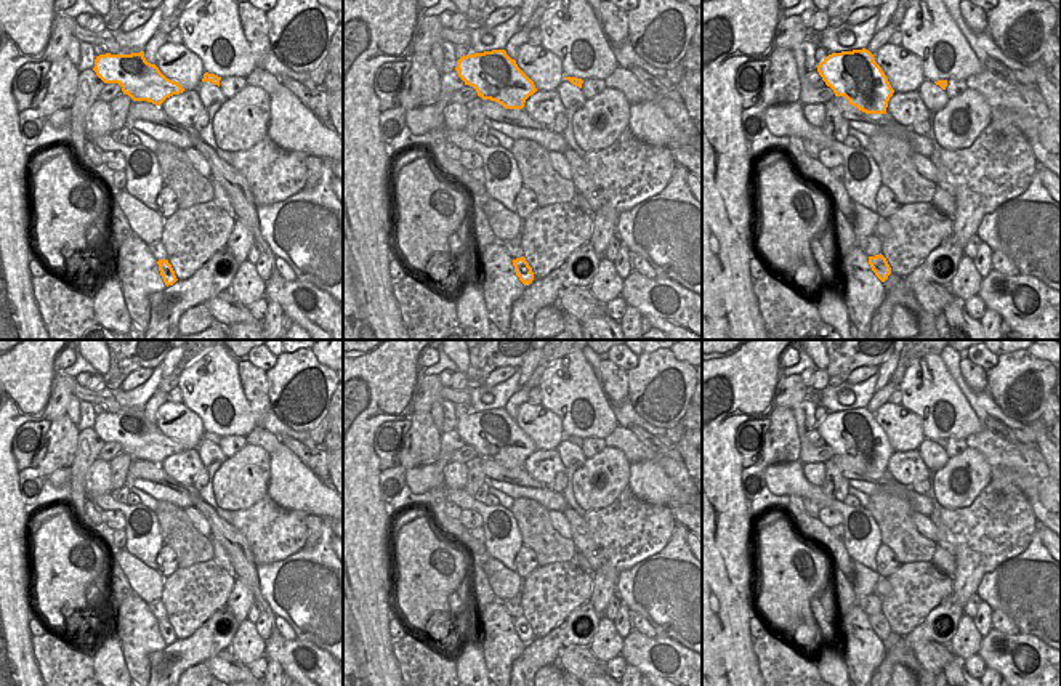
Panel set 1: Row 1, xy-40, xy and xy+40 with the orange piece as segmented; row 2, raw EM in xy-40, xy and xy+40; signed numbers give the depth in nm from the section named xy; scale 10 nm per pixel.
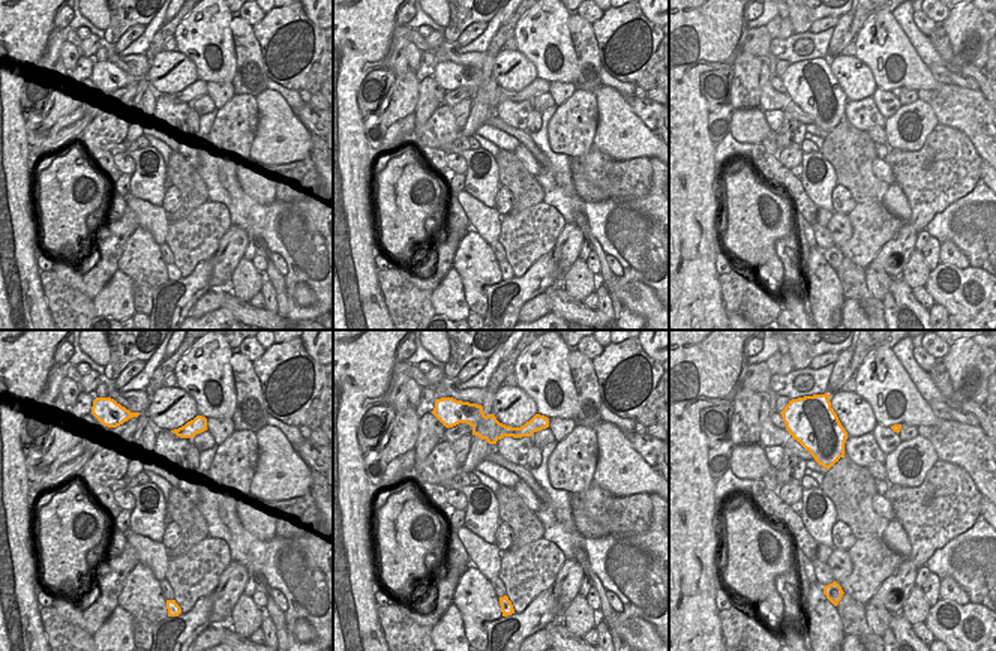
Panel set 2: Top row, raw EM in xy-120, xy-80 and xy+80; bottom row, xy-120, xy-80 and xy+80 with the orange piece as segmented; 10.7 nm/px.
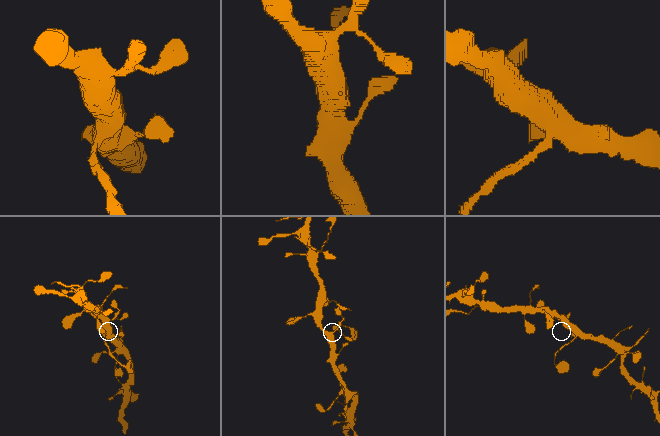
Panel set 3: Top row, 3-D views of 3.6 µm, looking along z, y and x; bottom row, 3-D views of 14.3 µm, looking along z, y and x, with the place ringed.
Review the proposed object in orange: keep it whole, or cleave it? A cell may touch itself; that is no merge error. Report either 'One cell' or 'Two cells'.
One cell.

